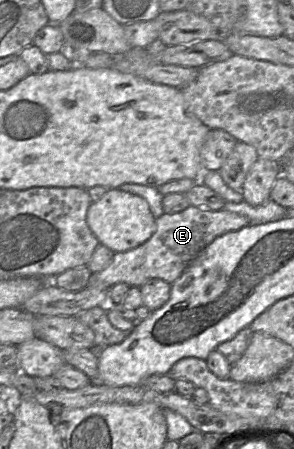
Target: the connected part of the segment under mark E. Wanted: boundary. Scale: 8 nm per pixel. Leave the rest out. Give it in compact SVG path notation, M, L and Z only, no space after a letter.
M189 206L179 213L164 213L156 219L156 231L149 240L132 250L115 253L111 263L102 271L94 273L86 287L109 290L118 283L140 287L155 278L172 284L193 259L217 237L249 224L250 221L245 216L226 210L212 211Z

